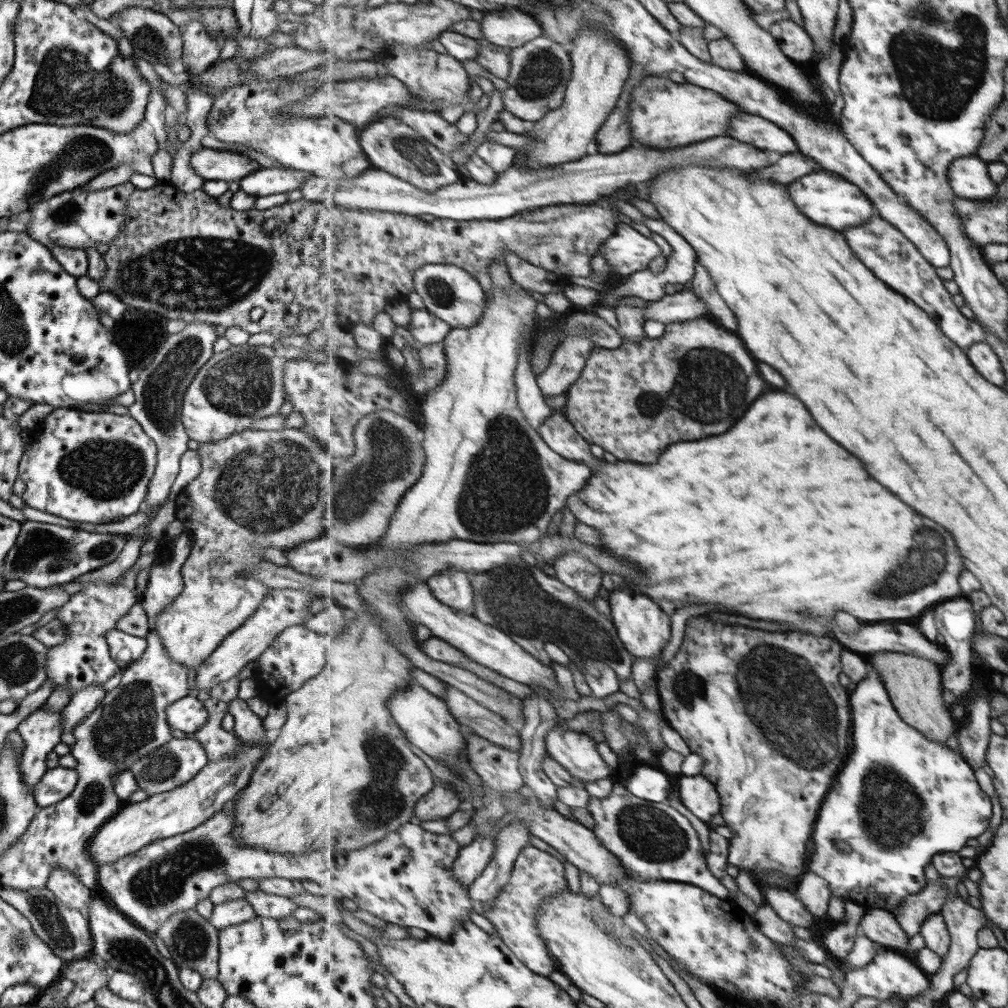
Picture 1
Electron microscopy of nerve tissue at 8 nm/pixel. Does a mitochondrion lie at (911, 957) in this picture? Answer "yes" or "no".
no

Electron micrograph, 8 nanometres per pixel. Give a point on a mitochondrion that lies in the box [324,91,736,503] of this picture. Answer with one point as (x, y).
(409, 147)

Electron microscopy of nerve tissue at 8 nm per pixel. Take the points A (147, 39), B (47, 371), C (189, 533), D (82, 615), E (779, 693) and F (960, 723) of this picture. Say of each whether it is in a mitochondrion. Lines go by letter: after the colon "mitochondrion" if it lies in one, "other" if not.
A: mitochondrion
B: other
C: other
D: other
E: mitochondrion
F: other

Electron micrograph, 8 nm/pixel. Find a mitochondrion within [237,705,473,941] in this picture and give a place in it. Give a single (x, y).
(380, 802)

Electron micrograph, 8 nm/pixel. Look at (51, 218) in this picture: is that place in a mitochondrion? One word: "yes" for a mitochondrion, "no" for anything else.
yes

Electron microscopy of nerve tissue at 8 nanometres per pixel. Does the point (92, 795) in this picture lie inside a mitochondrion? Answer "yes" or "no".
yes

